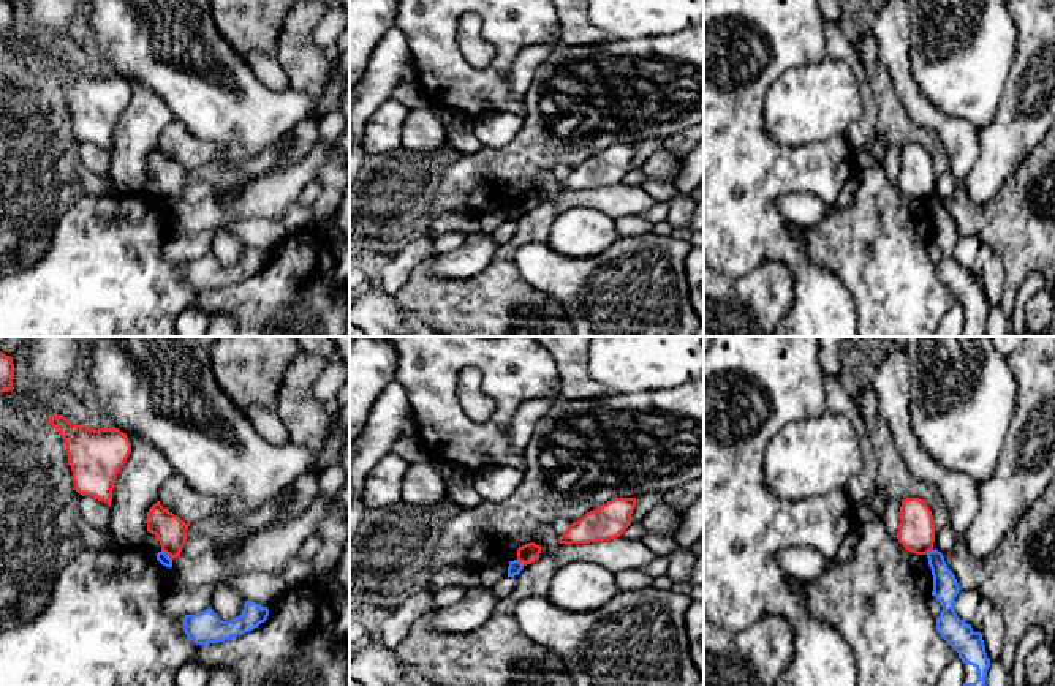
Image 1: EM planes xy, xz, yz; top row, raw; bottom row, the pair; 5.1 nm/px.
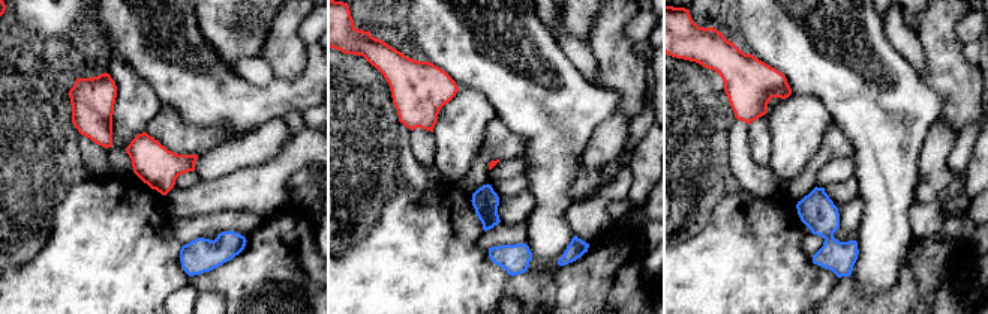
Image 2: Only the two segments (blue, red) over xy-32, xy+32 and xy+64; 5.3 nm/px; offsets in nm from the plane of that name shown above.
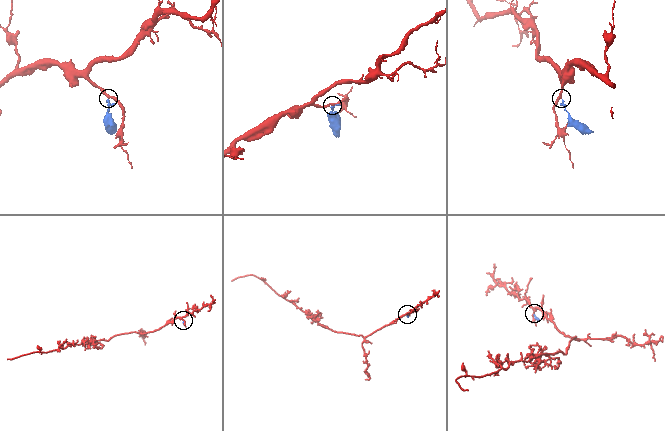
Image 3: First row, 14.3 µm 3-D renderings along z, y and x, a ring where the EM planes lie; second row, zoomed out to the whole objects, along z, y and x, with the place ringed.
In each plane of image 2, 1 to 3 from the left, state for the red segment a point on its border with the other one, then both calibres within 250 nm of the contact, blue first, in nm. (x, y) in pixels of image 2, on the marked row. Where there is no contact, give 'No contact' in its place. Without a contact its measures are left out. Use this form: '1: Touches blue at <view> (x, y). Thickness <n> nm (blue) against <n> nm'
1: No contact
2: No contact
3: No contact

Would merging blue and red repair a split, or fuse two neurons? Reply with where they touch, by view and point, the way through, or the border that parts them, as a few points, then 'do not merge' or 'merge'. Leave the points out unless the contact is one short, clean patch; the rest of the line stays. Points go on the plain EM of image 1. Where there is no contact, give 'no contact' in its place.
xy (166, 201) | along xy (162, 196), (171, 206) | do not merge

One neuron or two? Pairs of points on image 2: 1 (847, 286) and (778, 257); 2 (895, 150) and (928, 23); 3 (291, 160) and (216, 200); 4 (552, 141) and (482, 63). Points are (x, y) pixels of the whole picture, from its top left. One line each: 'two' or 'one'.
1: two
2: two
3: one
4: one

